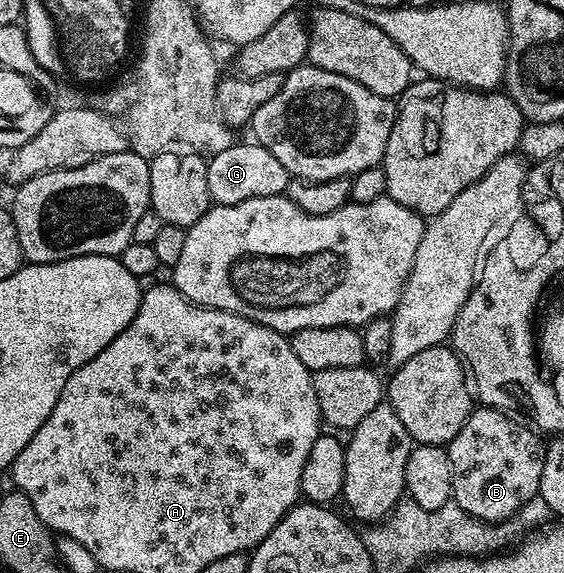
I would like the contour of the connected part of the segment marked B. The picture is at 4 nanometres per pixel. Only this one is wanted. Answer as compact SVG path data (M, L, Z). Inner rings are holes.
M488 408L474 409L469 418L459 428L457 435L447 443L451 472L453 473L452 501L471 516L484 522L498 523L512 516L525 502L531 501L541 489L543 460L546 447L525 426L520 426L504 410Z

